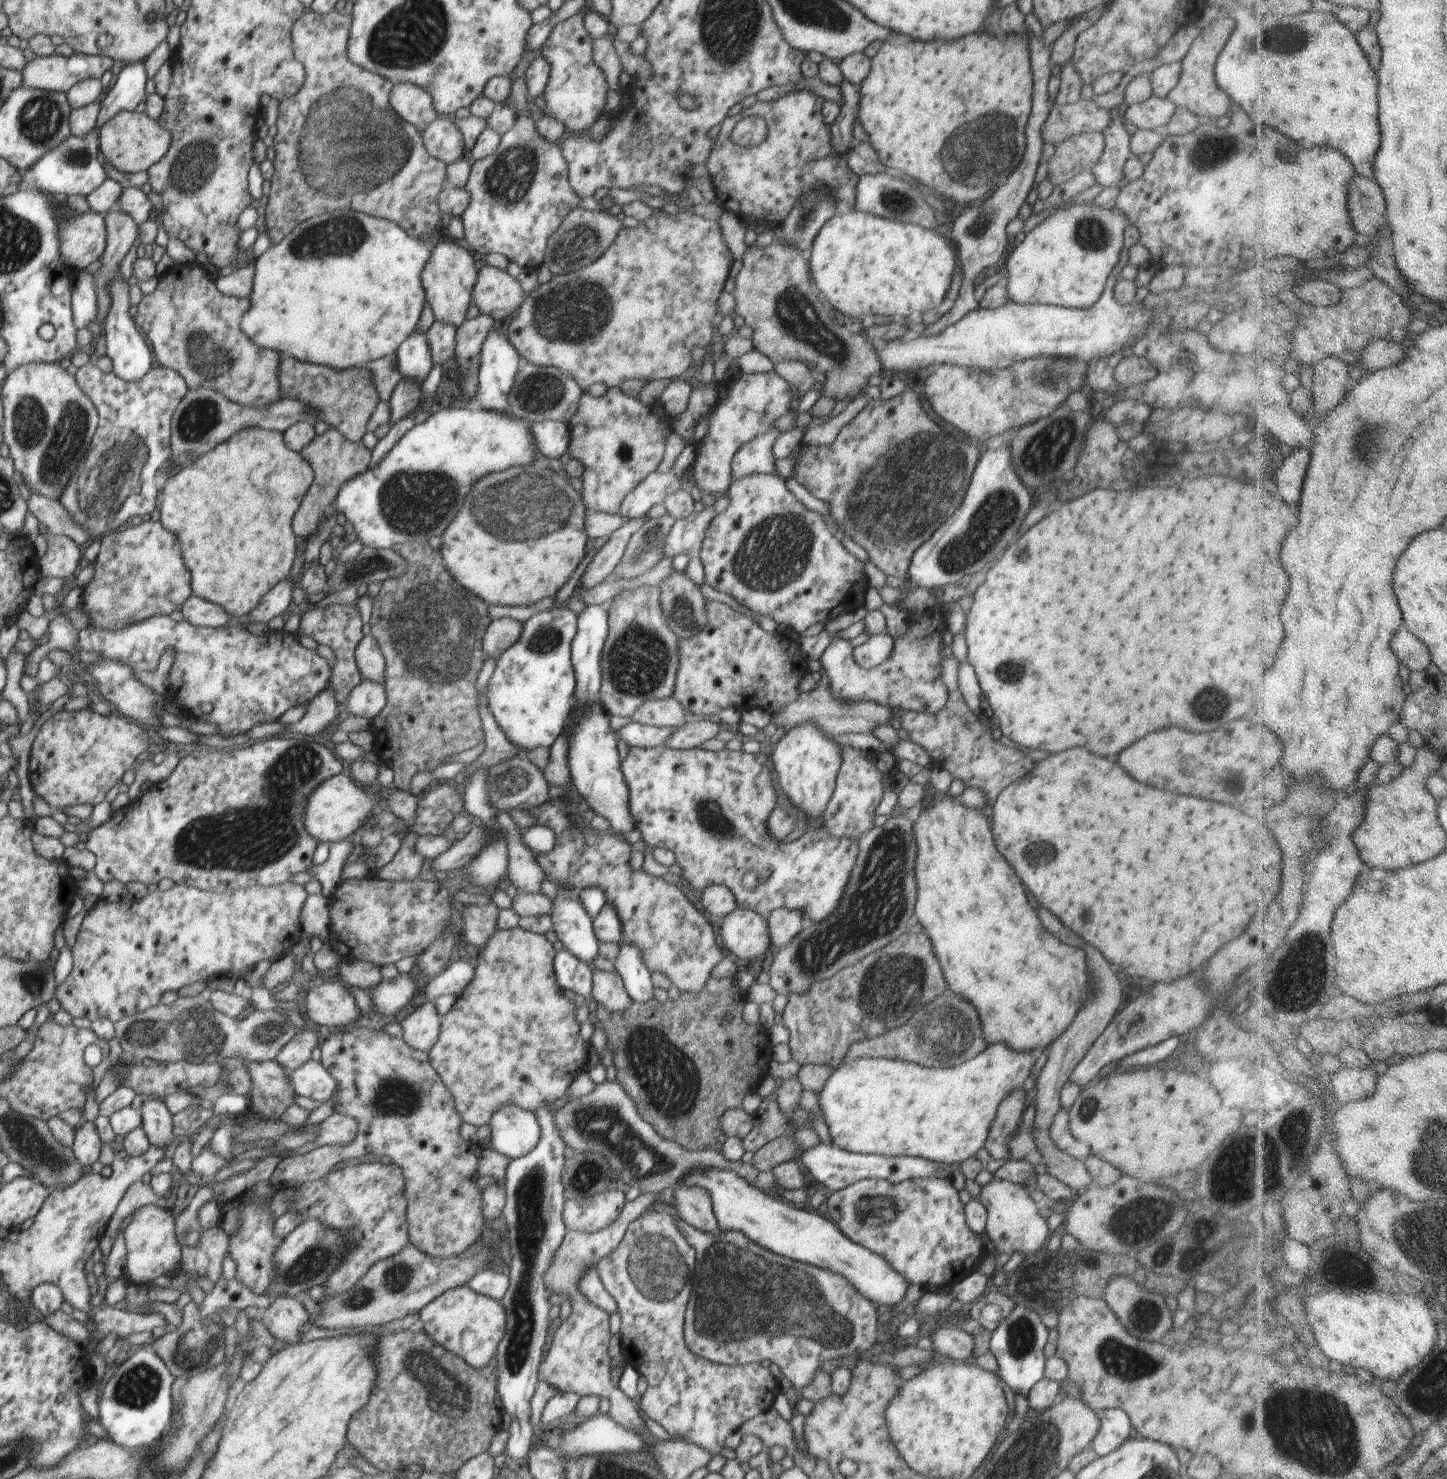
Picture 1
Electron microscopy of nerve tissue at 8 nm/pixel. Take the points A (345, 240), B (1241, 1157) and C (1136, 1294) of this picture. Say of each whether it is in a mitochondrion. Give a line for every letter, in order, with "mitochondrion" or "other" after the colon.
A: mitochondrion
B: mitochondrion
C: other

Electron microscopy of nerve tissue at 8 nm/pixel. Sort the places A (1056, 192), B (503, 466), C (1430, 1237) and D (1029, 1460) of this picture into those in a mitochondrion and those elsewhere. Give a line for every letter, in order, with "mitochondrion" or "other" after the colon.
A: other
B: mitochondrion
C: mitochondrion
D: mitochondrion

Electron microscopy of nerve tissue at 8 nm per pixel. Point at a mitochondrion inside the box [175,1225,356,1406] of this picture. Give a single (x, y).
(315, 1259)

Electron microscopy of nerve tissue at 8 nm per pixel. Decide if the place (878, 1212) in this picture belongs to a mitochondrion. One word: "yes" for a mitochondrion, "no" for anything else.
yes

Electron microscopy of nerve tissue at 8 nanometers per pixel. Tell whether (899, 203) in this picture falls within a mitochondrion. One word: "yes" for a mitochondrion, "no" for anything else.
yes

